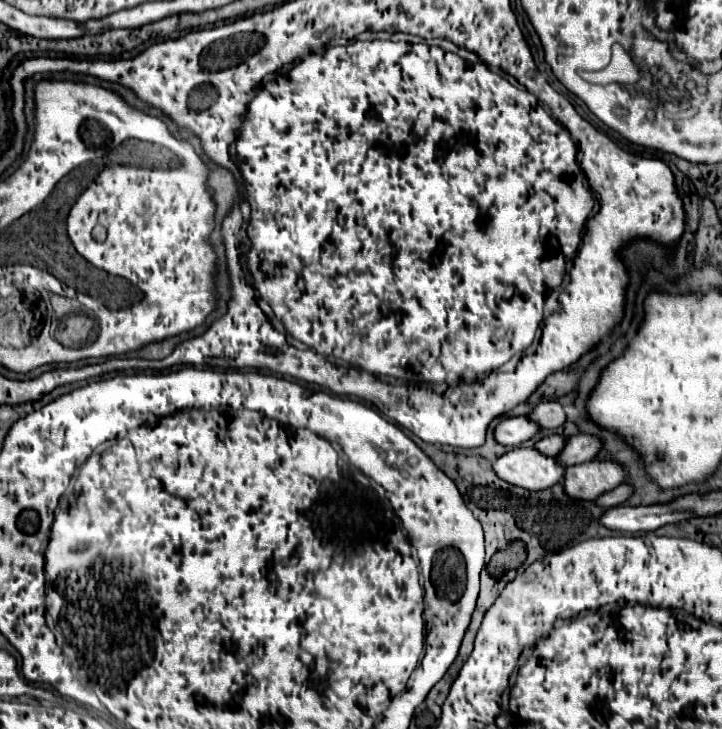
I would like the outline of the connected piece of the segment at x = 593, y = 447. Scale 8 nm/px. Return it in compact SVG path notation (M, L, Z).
M577 434L567 438L563 452L559 452L559 464L567 466L575 466L575 464L583 464L593 460L593 456L599 452L601 442L595 436L587 436L587 434Z

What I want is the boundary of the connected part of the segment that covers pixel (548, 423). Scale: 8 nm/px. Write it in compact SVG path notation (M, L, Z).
M539 402L537 406L531 408L527 418L539 422L541 430L553 430L565 422L565 412L563 412L561 404L557 404L557 402Z

